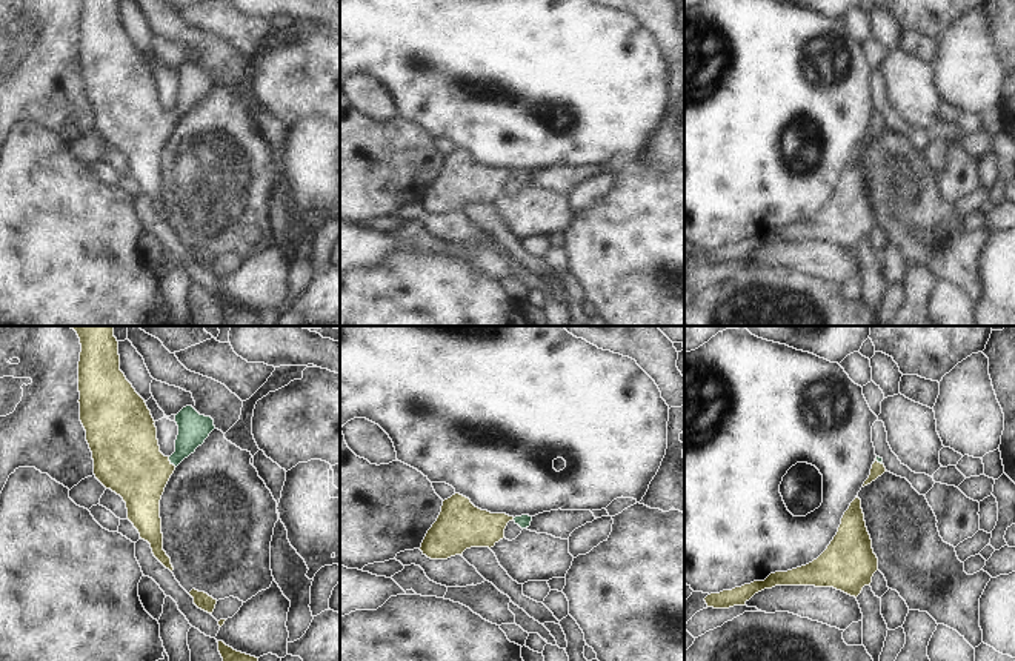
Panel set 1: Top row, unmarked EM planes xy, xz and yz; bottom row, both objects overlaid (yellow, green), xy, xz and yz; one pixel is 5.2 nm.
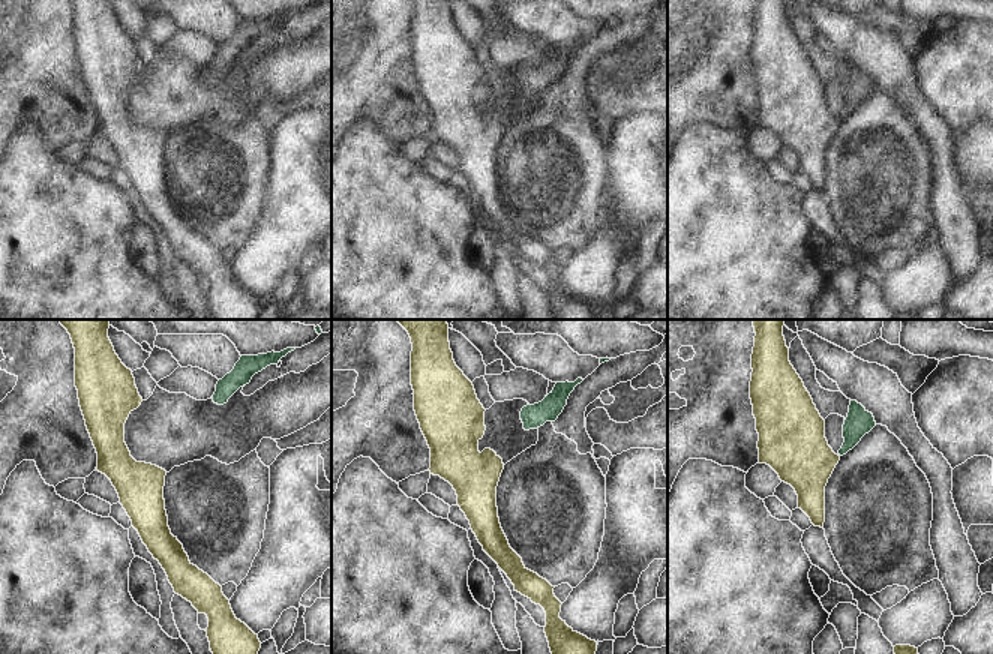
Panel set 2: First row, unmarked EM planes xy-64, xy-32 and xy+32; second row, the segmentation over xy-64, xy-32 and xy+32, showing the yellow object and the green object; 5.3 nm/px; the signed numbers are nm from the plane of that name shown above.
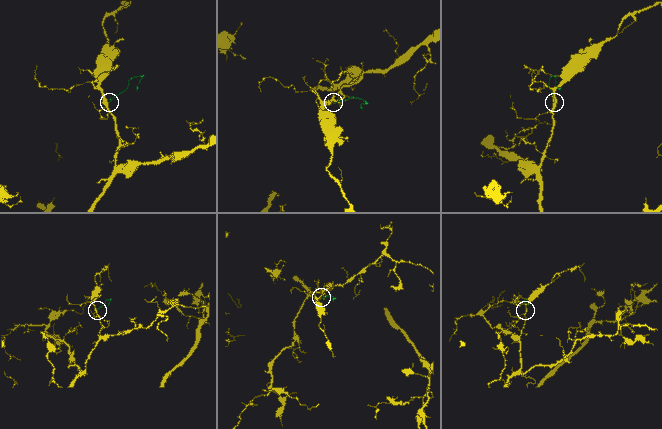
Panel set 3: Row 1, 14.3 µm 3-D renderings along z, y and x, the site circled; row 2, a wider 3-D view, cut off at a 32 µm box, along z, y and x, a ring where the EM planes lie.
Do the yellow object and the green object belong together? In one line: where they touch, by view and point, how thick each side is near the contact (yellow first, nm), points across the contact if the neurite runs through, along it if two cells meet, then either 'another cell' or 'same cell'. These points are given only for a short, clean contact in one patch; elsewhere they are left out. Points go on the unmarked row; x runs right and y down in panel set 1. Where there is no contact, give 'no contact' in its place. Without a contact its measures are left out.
meets yellow in xy at (169, 117); 360 nm thick on the yellow side, 160 nm on the other; runs through xy (126, 111), (136, 117), (169, 117), (183, 105), (193, 83); same cell

